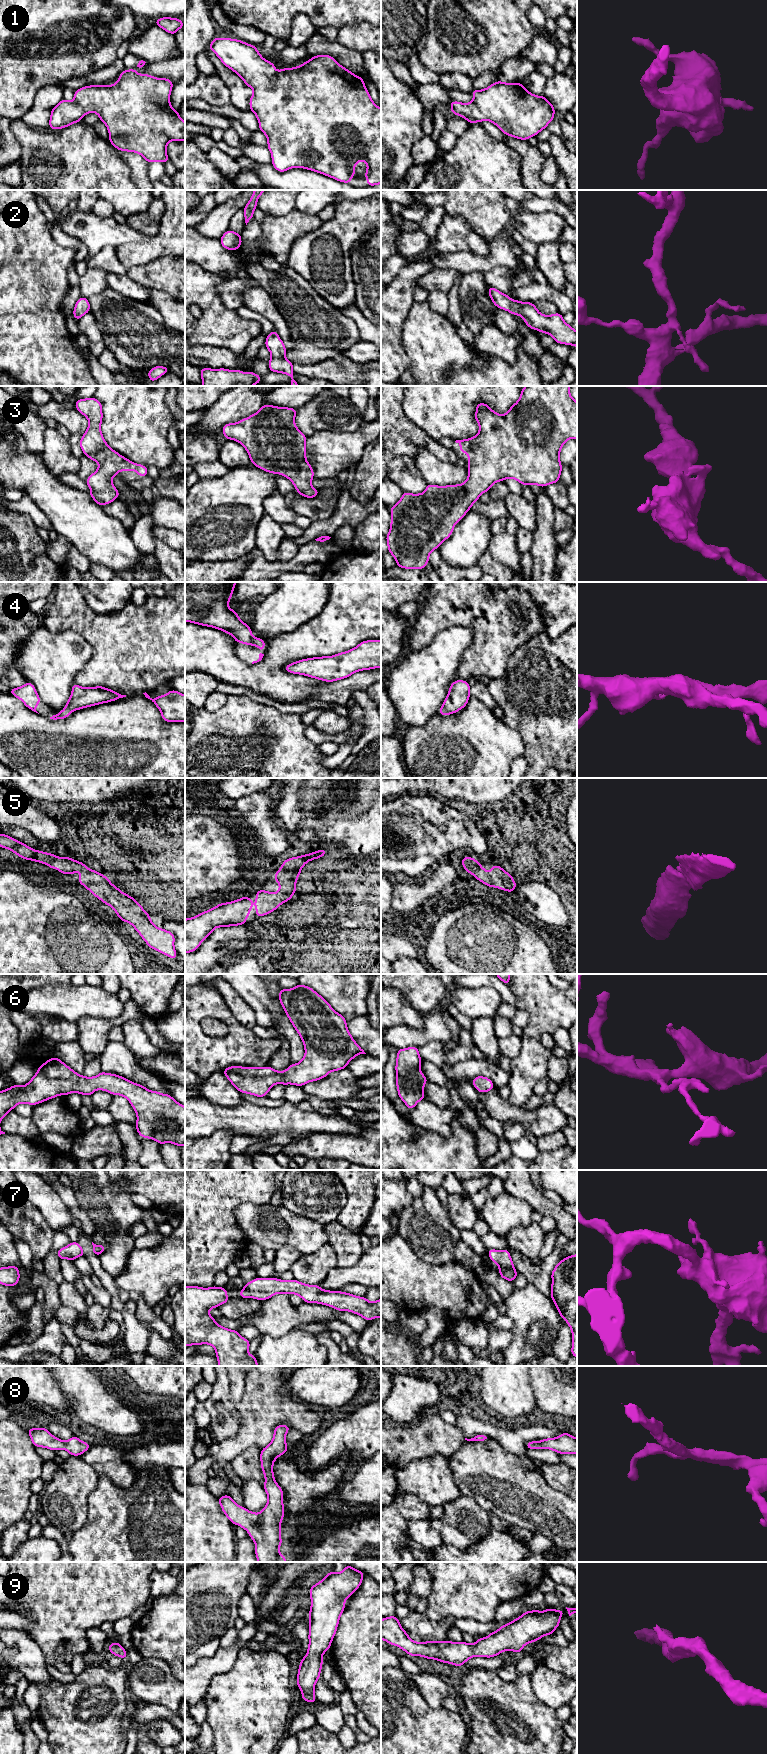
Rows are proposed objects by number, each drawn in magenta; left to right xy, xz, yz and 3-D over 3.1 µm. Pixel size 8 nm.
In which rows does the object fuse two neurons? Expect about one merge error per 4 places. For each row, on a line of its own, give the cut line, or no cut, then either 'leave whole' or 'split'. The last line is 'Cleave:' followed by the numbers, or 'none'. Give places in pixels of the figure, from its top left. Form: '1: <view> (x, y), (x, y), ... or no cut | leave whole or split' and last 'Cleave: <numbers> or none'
1: no cut | leave whole
2: no cut | leave whole
3: no cut | leave whole
4: no cut | leave whole
5: no cut | leave whole
6: no cut | leave whole
7: no cut | leave whole
8: no cut | leave whole
9: no cut | leave whole
Cleave: none

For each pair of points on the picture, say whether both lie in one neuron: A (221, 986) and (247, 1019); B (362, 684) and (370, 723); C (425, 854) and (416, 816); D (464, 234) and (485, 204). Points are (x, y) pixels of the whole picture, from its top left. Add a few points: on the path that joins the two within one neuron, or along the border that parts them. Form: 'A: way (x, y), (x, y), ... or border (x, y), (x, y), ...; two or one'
A: way (229, 994), (241, 1011); one
B: border (365, 690), (355, 690), (351, 697); two
C: way (416, 845), (416, 825); one
D: border (448, 214), (460, 216), (486, 241); two

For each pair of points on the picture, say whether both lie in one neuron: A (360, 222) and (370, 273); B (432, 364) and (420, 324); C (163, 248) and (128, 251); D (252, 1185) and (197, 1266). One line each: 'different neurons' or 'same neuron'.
A: different neurons
B: same neuron
C: same neuron
D: same neuron

